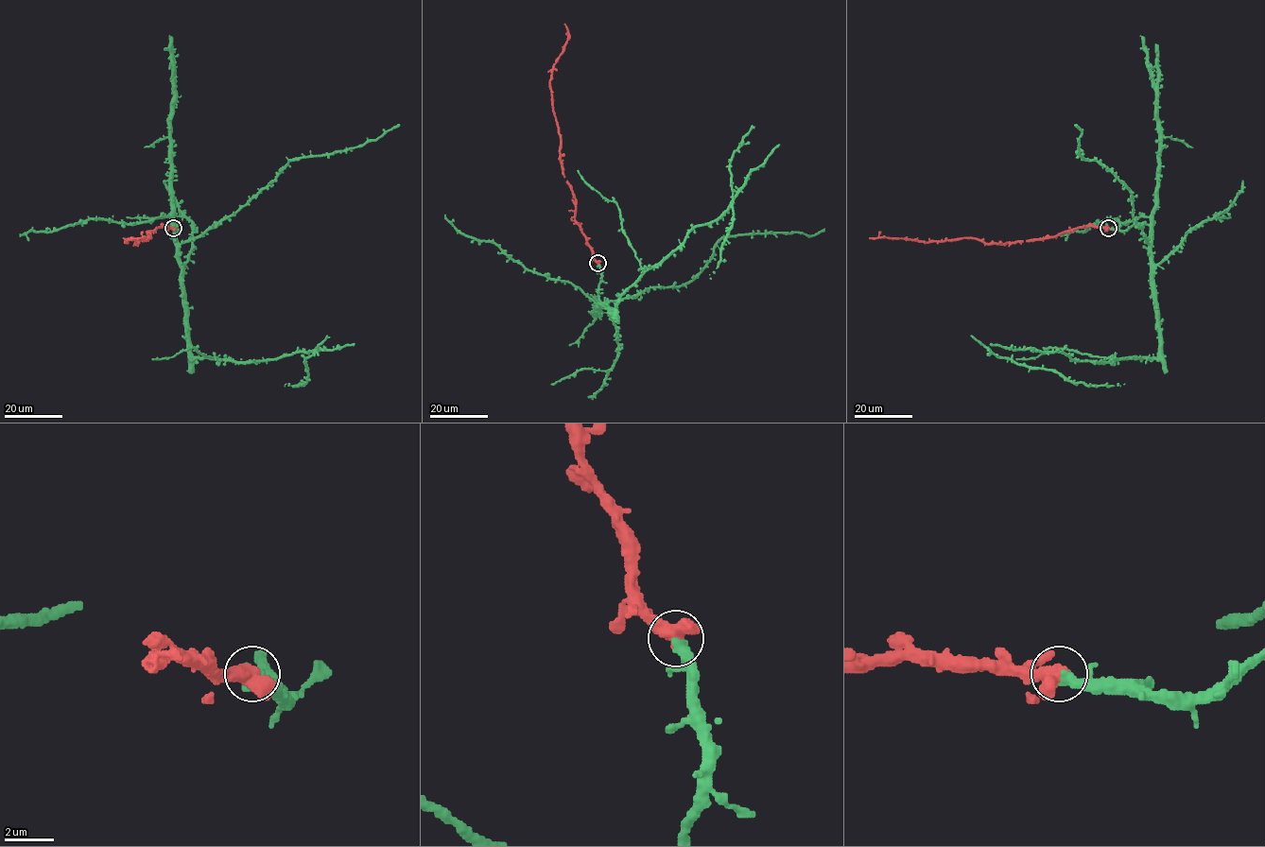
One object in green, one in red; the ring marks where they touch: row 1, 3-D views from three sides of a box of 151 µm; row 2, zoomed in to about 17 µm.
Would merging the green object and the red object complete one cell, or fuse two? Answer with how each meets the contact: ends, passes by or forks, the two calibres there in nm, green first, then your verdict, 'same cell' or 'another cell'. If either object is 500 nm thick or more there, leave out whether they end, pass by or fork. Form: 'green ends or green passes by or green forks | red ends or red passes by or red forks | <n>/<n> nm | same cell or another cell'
480/500 nm | same cell

